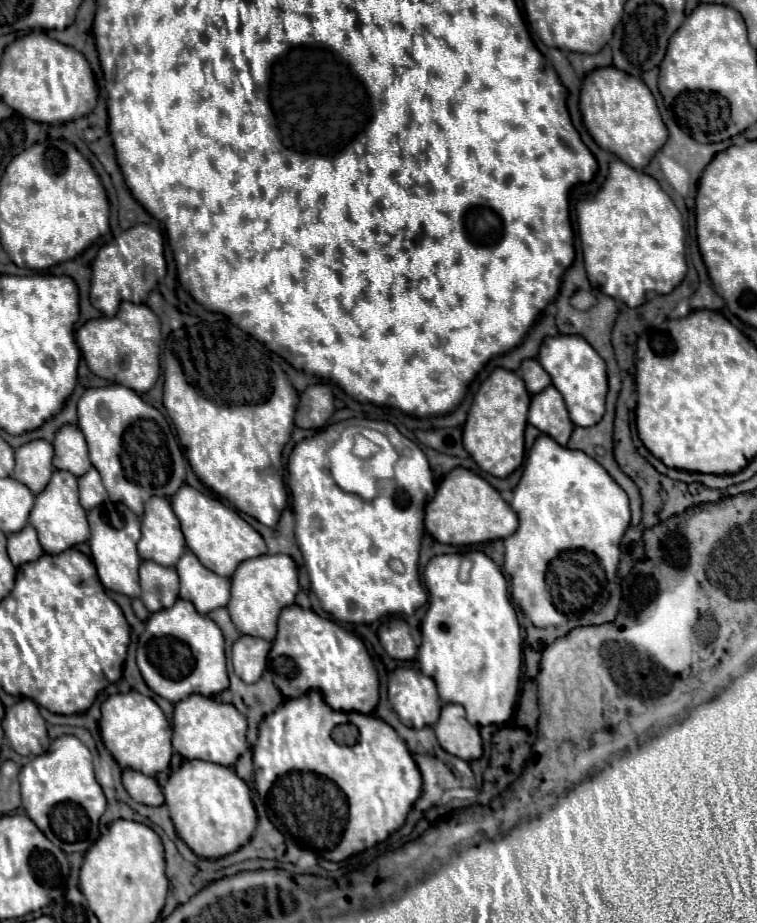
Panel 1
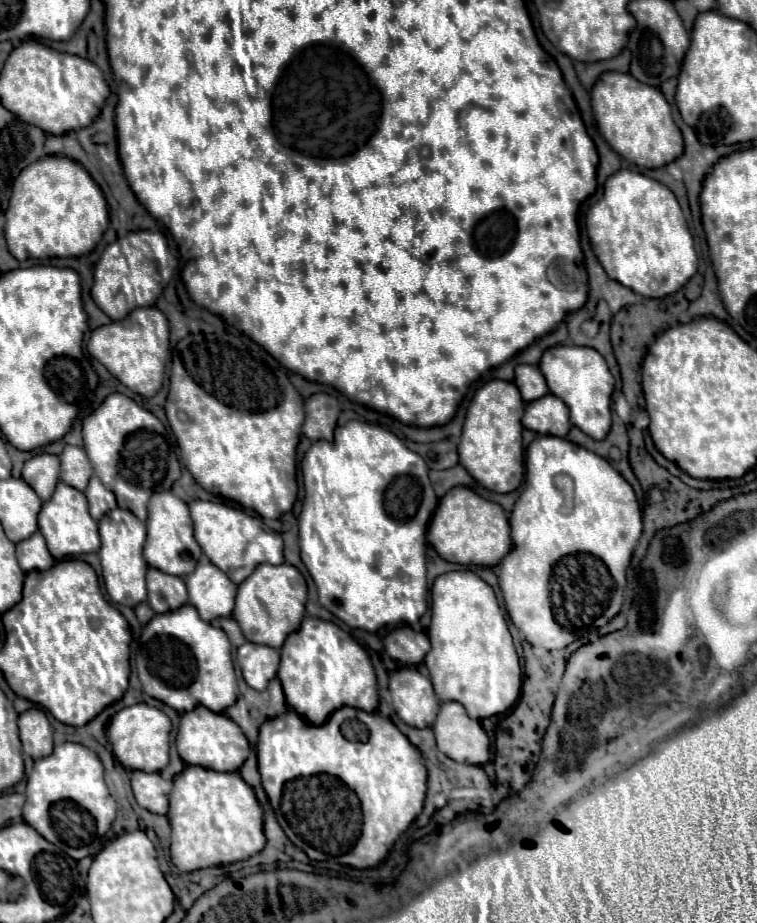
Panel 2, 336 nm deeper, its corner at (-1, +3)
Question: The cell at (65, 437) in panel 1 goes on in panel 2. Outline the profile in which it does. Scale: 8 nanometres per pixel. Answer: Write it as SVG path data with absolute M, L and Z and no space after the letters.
M65 446L59 458L61 458L61 480L77 490L85 490L93 474L85 450L79 446Z

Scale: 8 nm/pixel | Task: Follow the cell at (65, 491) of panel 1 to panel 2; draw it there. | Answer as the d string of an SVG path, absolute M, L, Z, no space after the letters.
M63 482L57 484L51 500L43 502L43 508L39 512L39 532L45 536L47 548L51 556L55 556L55 560L99 550L97 522L89 516L85 494Z

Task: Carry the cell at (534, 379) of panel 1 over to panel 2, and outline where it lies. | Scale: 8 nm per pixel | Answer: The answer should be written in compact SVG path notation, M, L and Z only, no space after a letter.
M519 364L515 368L515 386L521 390L521 396L525 402L543 398L549 392L547 382L543 380L543 374L539 372L537 366L531 366L531 364Z

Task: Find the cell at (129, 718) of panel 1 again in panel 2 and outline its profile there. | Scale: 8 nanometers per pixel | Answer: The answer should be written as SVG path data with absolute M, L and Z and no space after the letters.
M139 702L119 710L111 718L107 738L111 742L113 754L125 768L143 772L161 772L169 762L169 732L171 732L171 720L159 708Z

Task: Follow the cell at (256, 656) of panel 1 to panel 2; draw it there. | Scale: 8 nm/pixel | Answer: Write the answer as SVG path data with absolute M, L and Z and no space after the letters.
M245 642L237 650L237 662L245 682L255 690L265 690L279 668L279 652L271 646Z

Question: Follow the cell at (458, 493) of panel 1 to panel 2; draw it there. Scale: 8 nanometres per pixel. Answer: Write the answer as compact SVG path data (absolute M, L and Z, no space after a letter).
M455 486L441 498L427 532L427 540L439 556L449 562L495 566L511 548L509 520L497 502L485 500L467 486Z

